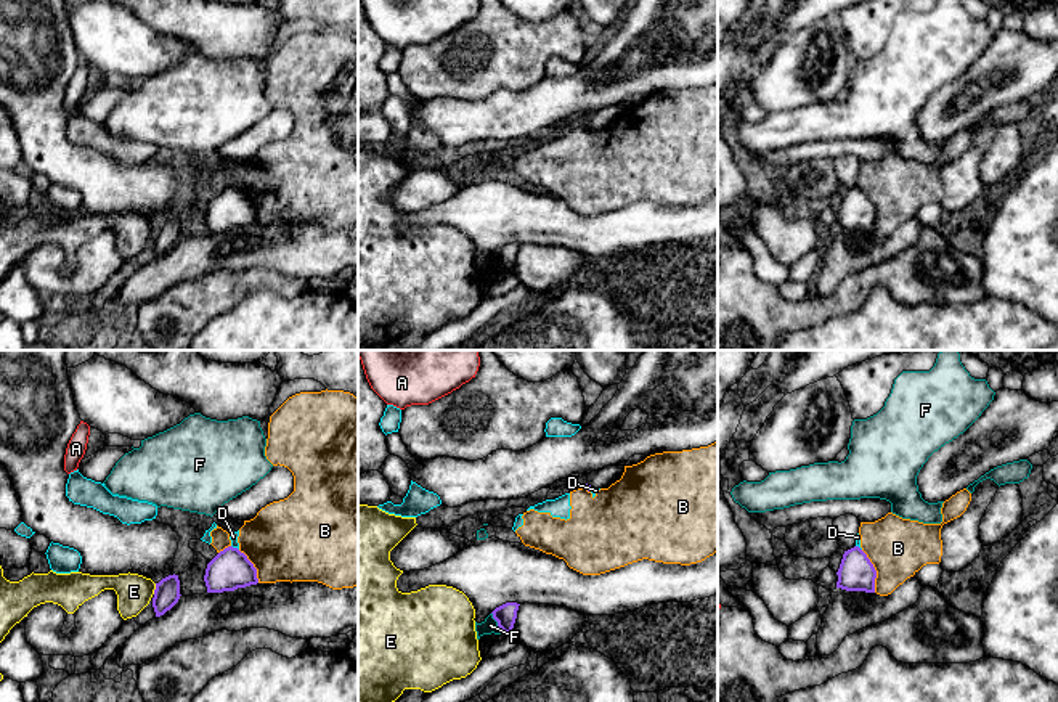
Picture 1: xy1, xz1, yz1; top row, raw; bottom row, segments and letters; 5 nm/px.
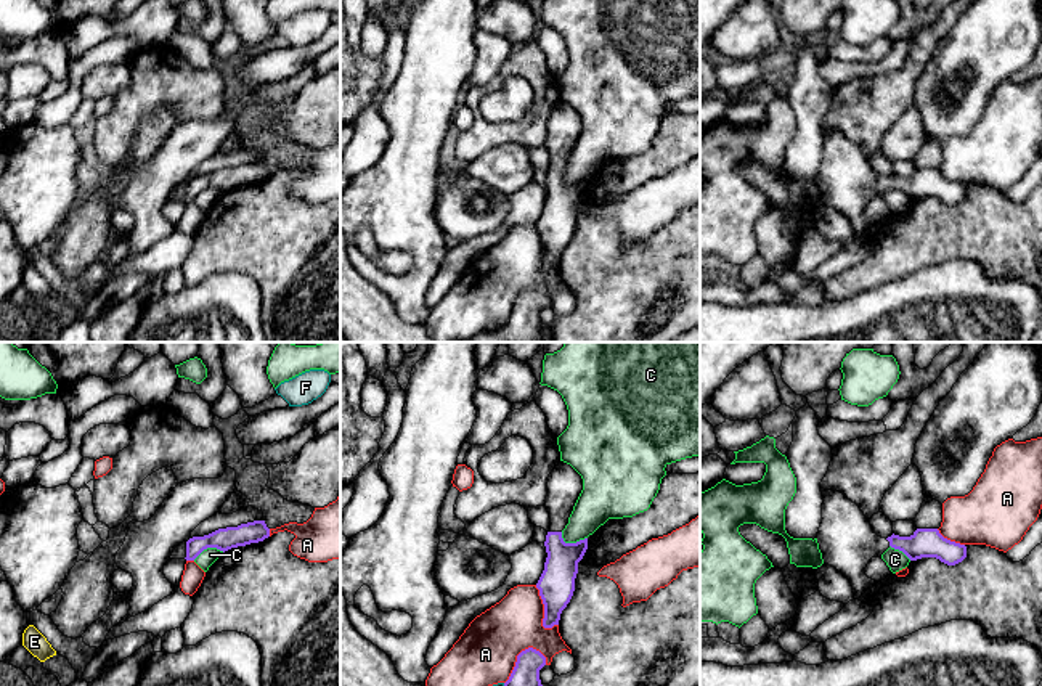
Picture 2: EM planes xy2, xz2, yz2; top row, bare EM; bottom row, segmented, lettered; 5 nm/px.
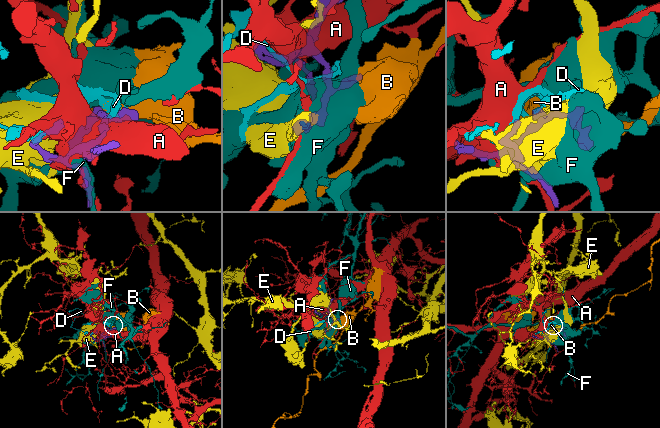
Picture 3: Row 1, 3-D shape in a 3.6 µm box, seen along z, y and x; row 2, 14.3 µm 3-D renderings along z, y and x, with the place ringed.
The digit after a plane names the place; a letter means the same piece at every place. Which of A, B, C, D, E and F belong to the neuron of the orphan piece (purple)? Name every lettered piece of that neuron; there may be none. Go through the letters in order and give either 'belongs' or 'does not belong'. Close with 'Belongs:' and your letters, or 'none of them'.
A: does not belong
B: does not belong
C: does not belong
D: does not belong
E: does not belong
F: does not belong
Belongs: none of them

